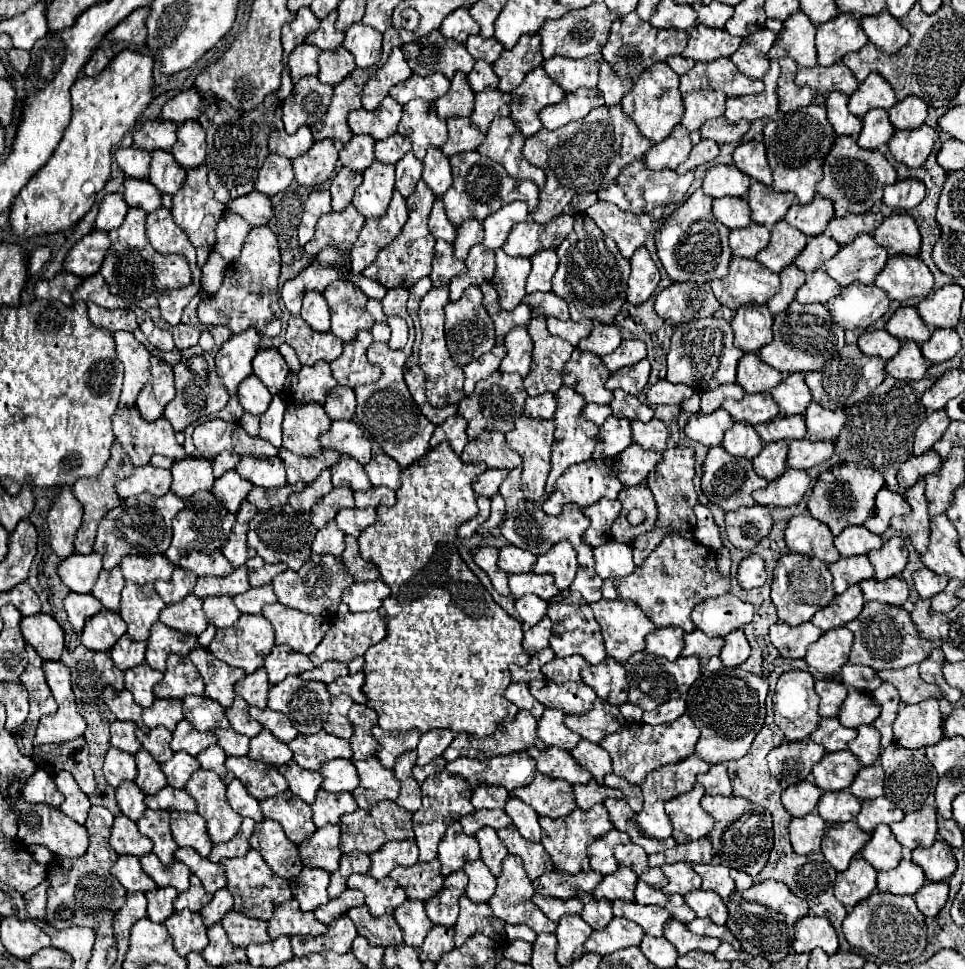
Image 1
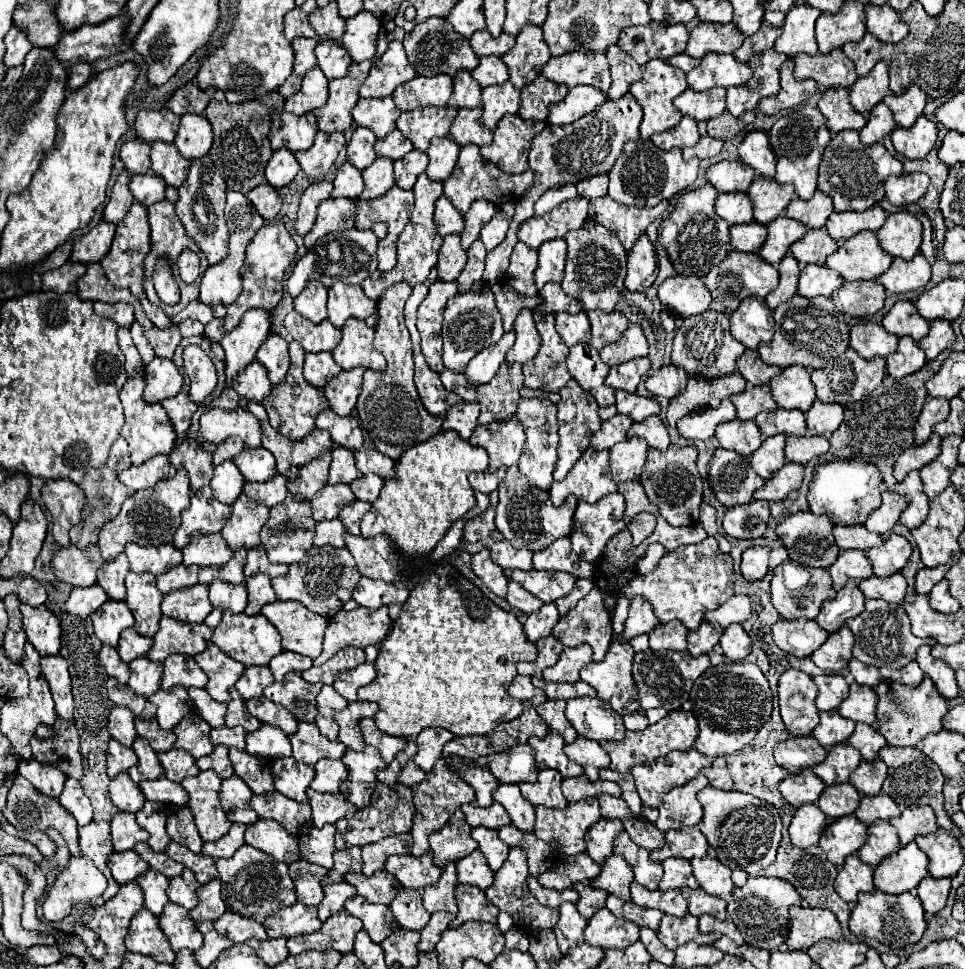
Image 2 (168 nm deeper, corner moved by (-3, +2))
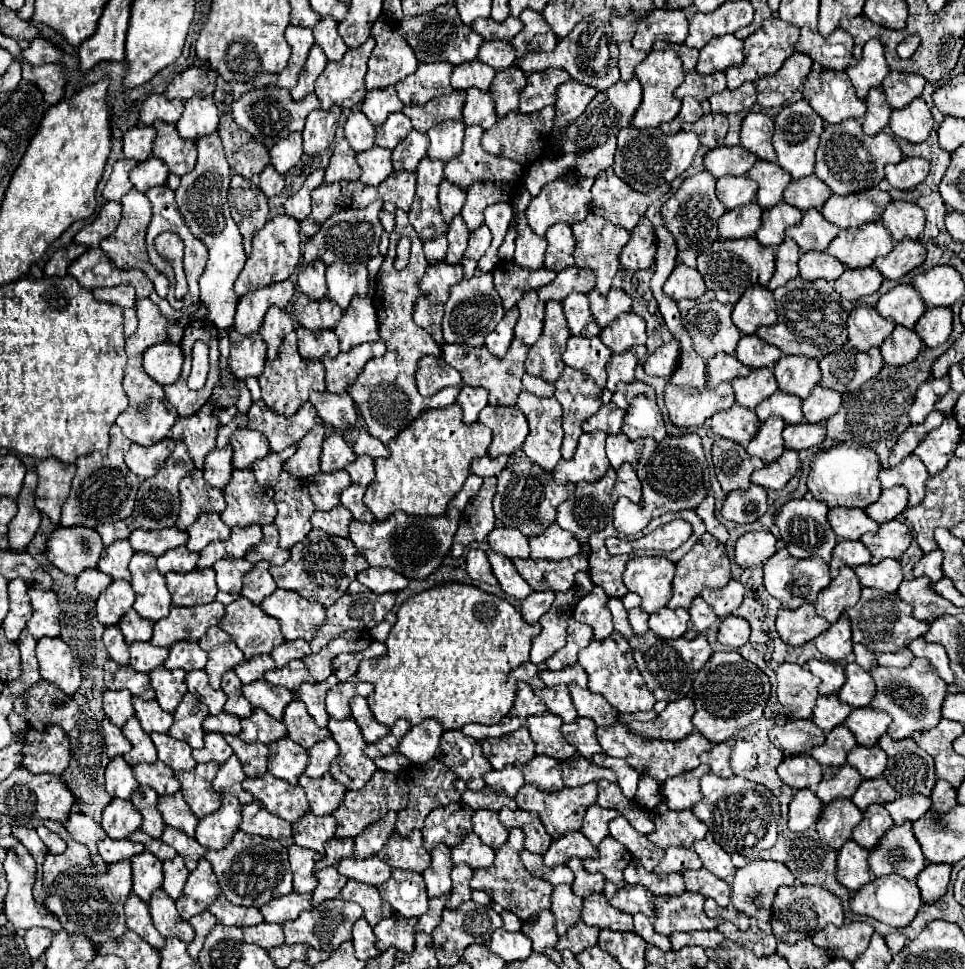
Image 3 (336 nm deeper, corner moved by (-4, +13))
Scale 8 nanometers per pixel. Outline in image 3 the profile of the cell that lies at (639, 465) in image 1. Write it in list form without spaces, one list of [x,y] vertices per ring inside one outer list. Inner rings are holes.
[[[624,434],[608,436],[606,438],[606,454],[612,468],[618,468],[624,462],[636,464],[642,452],[642,438],[640,440],[628,440]]]

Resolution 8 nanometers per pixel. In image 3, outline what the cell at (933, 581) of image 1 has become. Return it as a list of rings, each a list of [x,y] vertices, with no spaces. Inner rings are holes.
[[[934,550],[924,554],[914,566],[914,576],[928,576],[932,582],[938,582],[942,578],[942,552]]]

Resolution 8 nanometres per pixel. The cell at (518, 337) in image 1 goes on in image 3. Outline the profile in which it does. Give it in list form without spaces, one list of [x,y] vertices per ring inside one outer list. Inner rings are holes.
[[[536,290],[526,292],[518,302],[520,318],[514,328],[514,334],[524,340],[528,346],[532,346],[542,332],[542,320],[544,320],[544,302],[538,298]]]

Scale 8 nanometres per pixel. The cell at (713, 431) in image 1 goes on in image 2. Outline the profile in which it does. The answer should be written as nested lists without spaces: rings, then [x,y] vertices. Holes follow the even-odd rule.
[[[723,399],[715,409],[701,409],[697,413],[689,413],[677,421],[677,429],[685,439],[701,439],[707,441],[715,435],[717,425],[735,419],[735,407],[729,399]]]

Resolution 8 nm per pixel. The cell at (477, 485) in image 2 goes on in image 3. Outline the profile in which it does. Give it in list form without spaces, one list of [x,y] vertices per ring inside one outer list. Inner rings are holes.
[[[482,456],[482,458],[476,458],[472,464],[470,464],[470,470],[482,478],[486,476],[498,476],[502,472],[502,468],[506,466],[506,460],[508,456],[498,456],[498,458],[490,458],[490,456]]]

